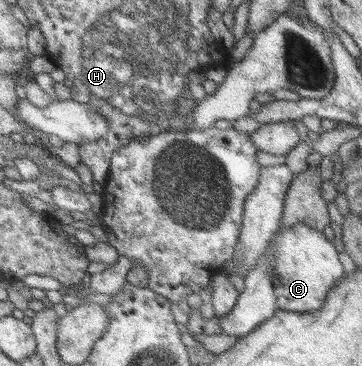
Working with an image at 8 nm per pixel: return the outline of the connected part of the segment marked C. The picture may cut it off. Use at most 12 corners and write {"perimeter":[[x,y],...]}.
{"perimeter":[[303,223],[264,253],[280,310],[316,311],[345,273]]}

